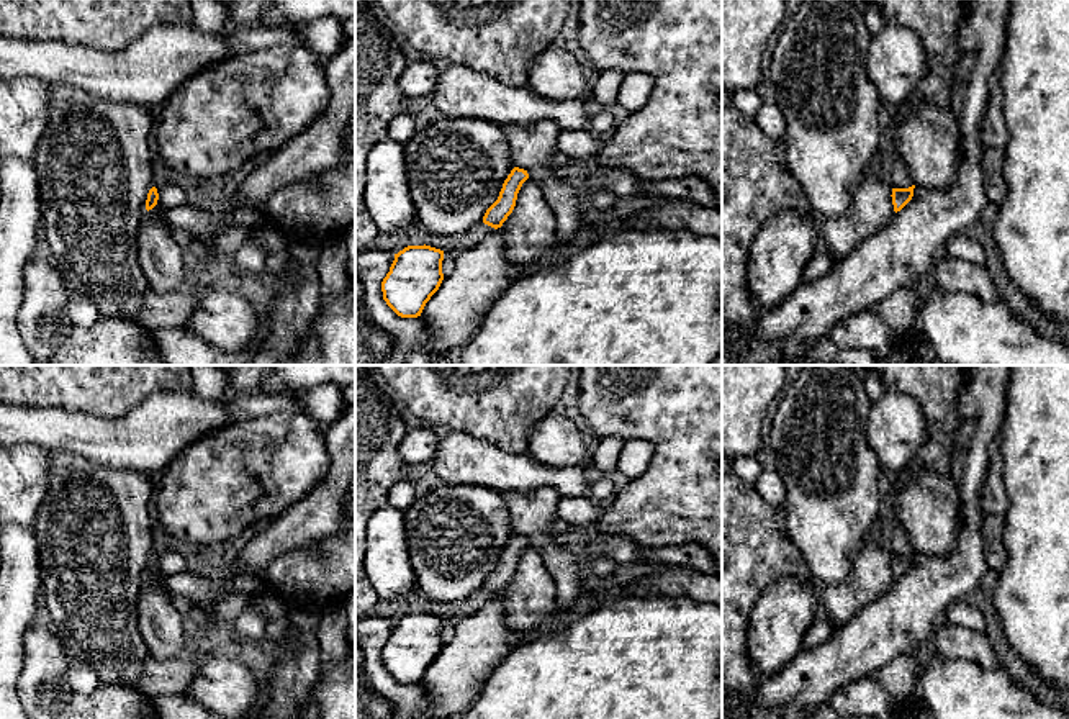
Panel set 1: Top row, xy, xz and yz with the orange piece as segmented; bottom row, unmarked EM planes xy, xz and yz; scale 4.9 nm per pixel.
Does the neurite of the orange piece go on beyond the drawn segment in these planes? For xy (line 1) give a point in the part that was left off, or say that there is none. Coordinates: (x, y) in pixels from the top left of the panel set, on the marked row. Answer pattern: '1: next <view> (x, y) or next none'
1: next none

